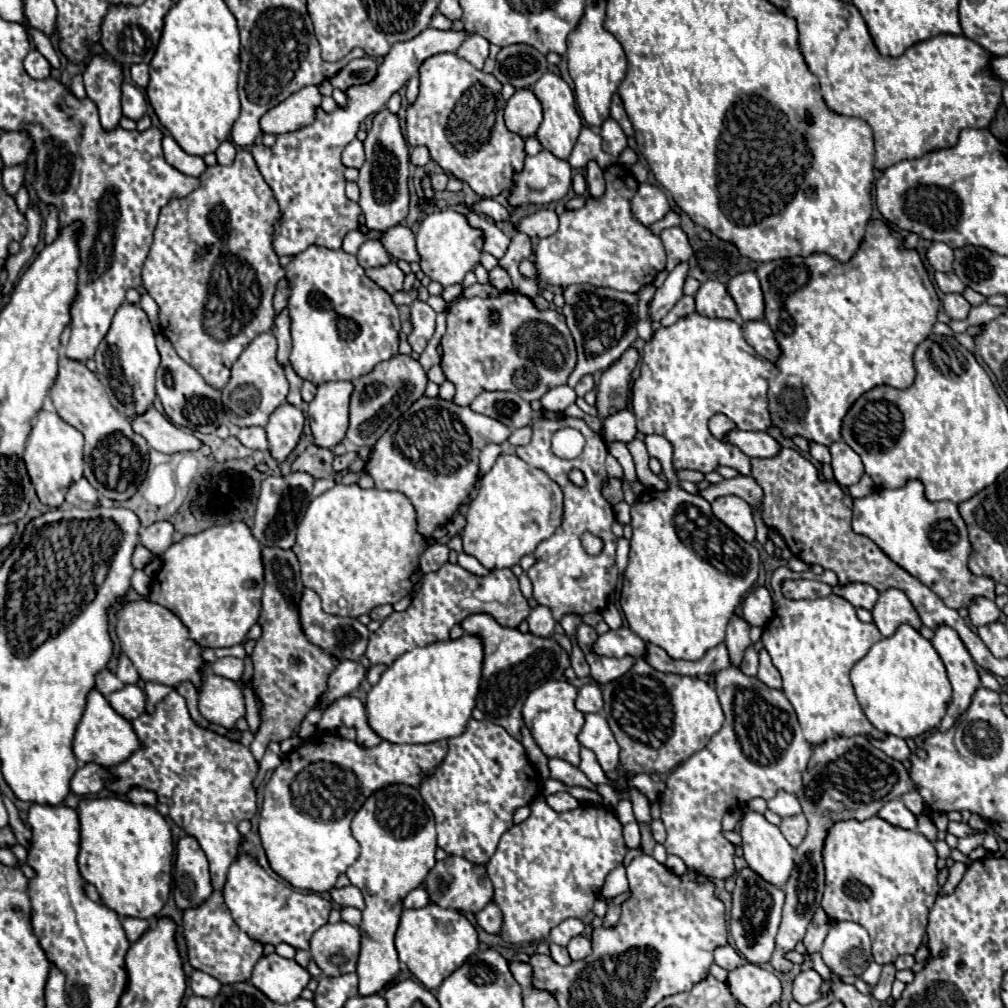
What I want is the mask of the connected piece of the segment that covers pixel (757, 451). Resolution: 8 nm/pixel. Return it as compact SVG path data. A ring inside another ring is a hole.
M730 430L722 442L732 444L740 448L746 456L758 456L758 458L770 458L776 456L780 446L774 438L770 438L766 432L752 432L752 430Z

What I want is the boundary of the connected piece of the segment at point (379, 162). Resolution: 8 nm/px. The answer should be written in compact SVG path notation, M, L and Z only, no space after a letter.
M382 110L374 116L374 124L368 130L368 138L364 140L366 150L366 162L360 168L360 208L366 216L366 228L370 230L386 230L396 224L400 224L408 216L408 204L410 204L410 192L408 192L408 144L404 140L398 116L390 114L388 110Z

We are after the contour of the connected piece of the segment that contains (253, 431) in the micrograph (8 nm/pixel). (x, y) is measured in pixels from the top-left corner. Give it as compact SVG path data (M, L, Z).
M248 426L248 428L240 428L238 436L236 436L246 448L252 450L268 450L268 440L266 440L266 432L260 426Z

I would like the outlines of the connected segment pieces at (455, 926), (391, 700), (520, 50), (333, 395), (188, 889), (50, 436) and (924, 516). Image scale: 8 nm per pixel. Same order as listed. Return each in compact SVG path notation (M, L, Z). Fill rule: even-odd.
M428 904L418 910L402 912L396 932L396 950L400 962L404 962L426 988L436 990L456 968L468 960L468 956L478 950L478 934L464 914Z
M470 634L410 650L402 654L368 692L368 724L382 740L394 744L430 744L460 736L476 704L480 672L482 642Z
M506 46L496 56L494 76L514 88L530 88L548 70L546 58L530 46Z
M350 380L324 382L308 408L308 420L318 446L334 448L344 440L349 424L350 394L354 384Z
M190 836L180 838L176 846L174 866L174 902L184 912L202 906L212 896L212 882L208 874L208 860Z
M46 398L42 409L32 420L32 432L24 448L24 462L42 504L50 508L60 508L70 484L82 478L82 470L84 470L82 444L84 444L82 432L78 432L68 422L64 422L58 416L52 400Z
M908 480L904 486L894 488L894 490L876 488L866 498L854 500L852 528L854 528L856 534L868 536L890 560L894 560L900 568L904 568L914 578L918 578L924 586L928 586L950 608L958 610L962 606L968 606L968 602L972 598L978 598L978 596L994 598L992 578L974 576L968 570L970 542L968 542L968 530L966 530L966 524L964 524L964 520L958 512L958 506L952 504L952 502L930 502L924 496L924 486L922 486L920 480Z

